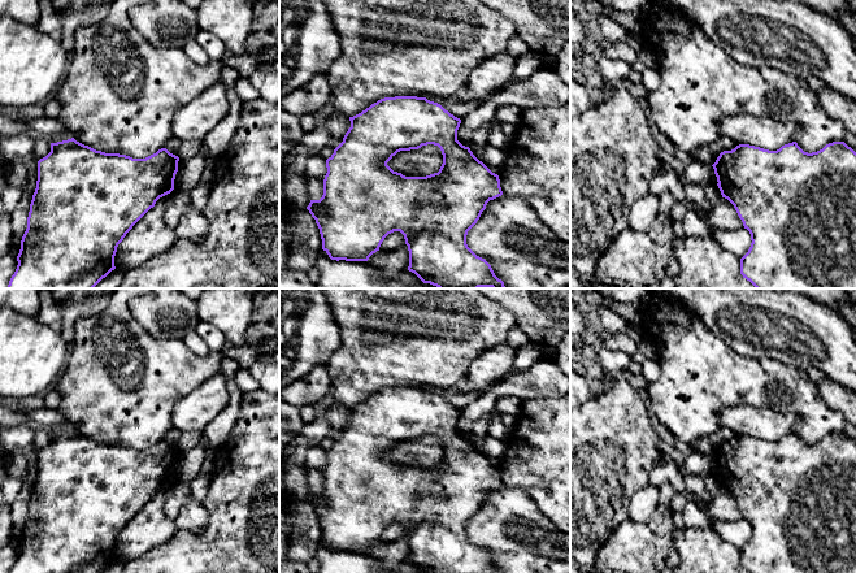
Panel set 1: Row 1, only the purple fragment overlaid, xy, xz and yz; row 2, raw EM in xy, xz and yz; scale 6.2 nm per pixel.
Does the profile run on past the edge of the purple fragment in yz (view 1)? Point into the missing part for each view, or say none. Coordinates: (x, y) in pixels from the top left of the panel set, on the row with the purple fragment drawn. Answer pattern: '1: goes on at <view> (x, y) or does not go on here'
1: does not go on here

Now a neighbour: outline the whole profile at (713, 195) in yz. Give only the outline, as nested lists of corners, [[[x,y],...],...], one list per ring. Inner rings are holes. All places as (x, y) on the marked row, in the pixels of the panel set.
[[[709,183],[707,186],[707,200],[712,208],[716,208],[722,199],[718,186]]]

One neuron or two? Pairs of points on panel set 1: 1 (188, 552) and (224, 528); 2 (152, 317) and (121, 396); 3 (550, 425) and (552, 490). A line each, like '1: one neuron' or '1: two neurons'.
1: one neuron
2: two neurons
3: one neuron

